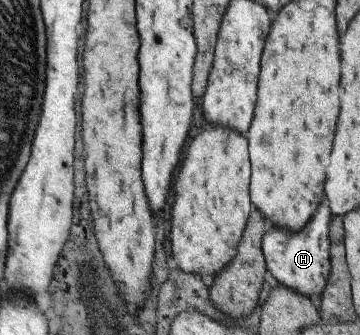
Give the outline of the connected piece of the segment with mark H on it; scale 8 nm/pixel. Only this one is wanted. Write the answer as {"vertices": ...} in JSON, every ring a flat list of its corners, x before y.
{"vertices":[[323,197,323,203,315,211,313,219,298,232,284,232,280,228,271,229,267,235,263,235,263,241,261,241,264,264,266,270,271,273,271,277,279,286,301,294,314,302,319,300,330,270,330,241,327,229,329,217,331,215,327,209,327,201]]}

